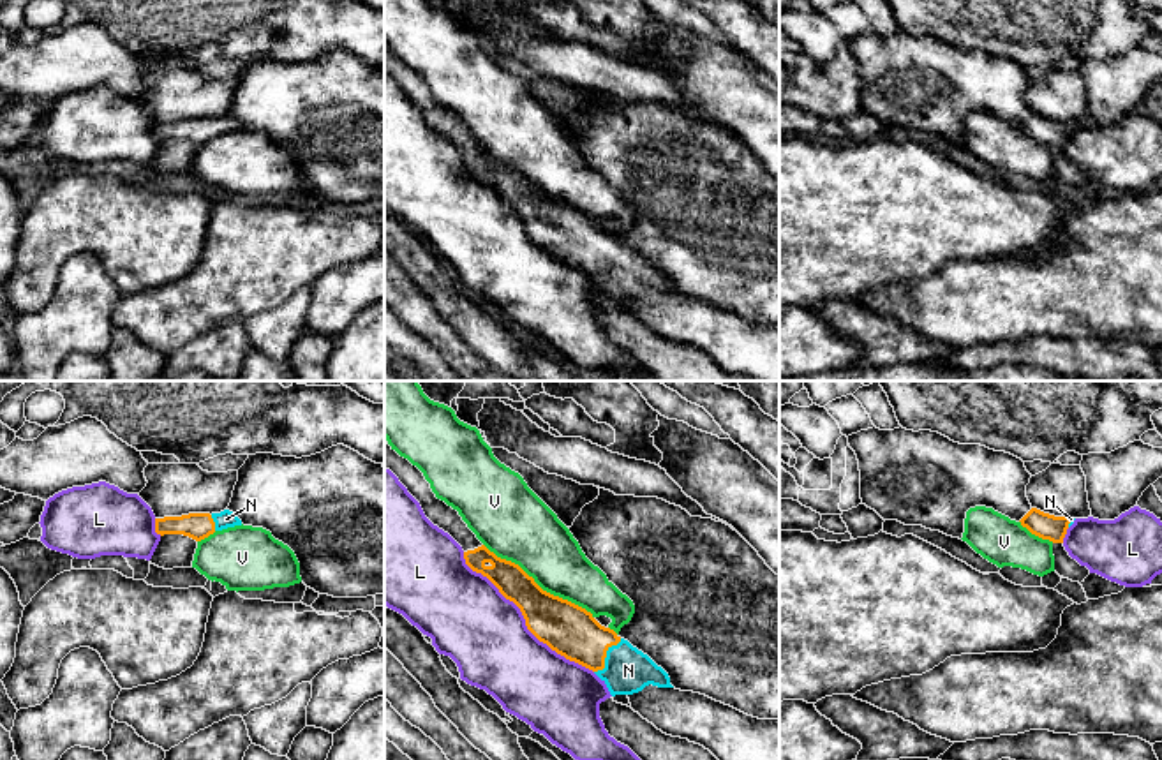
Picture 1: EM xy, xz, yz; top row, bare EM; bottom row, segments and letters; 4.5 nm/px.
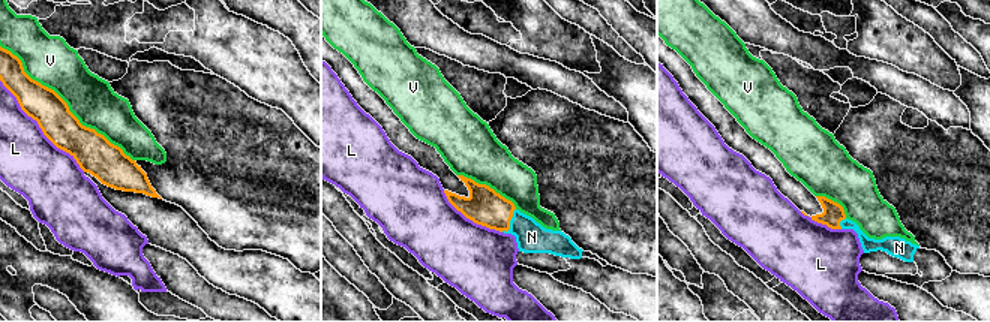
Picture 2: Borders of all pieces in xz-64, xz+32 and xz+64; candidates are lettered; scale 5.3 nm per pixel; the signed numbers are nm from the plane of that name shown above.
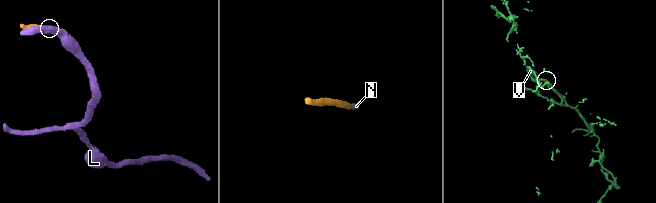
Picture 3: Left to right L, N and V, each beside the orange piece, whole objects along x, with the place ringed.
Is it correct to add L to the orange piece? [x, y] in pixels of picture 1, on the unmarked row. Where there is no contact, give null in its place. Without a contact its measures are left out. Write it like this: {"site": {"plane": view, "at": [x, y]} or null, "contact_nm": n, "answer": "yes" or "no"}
{"site": {"plane": "xz", "at": [524, 223]}, "contact_nm": 800, "answer": "no"}

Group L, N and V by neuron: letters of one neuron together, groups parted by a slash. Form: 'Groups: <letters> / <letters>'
Groups: L / N / V

